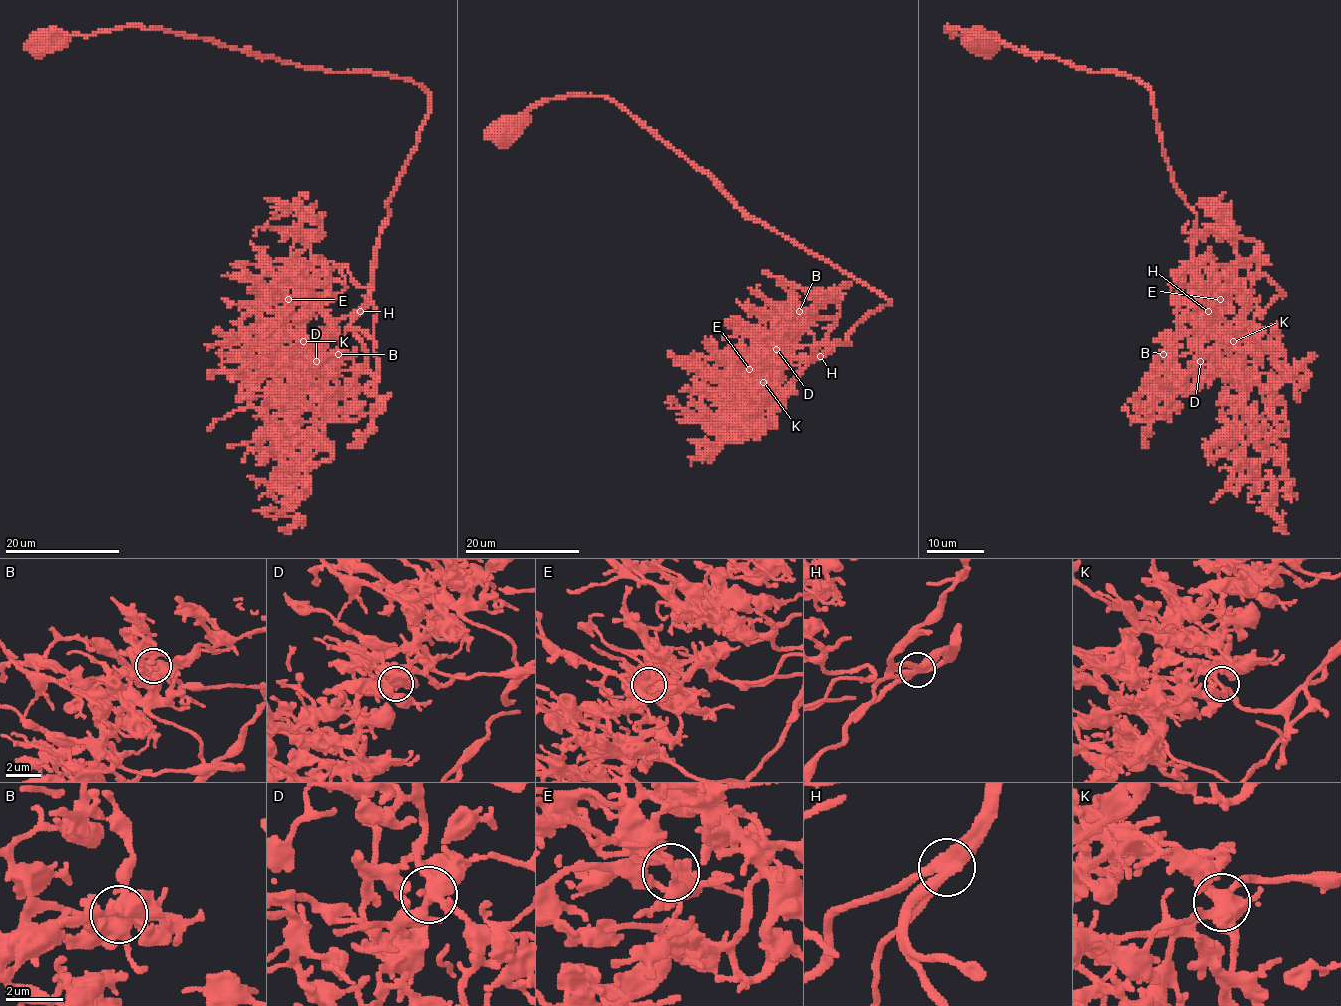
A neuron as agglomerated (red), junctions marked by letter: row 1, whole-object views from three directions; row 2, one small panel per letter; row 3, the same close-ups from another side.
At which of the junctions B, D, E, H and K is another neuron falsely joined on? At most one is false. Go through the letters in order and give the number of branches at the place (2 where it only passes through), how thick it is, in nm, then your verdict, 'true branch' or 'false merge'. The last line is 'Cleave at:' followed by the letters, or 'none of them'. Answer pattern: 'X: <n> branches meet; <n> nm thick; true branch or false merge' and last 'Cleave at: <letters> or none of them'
B: 5 branches meet; 440 nm thick; true branch
D: 4 branches meet; 360 nm thick; true branch
E: 9 branches meet; 440 nm thick; true branch
H: 4 branches meet; 400 nm thick; true branch
K: 4 branches meet; 260 nm thick; true branch
Cleave at: none of them

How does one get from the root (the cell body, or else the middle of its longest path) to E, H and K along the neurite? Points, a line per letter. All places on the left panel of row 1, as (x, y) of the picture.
E: (42, 49), (141, 26), (426, 92), (373, 279), (318, 261), (320, 281), (288, 299)
H: (42, 49), (141, 26), (422, 87), (430, 112), (390, 196), (370, 301), (360, 311)
K: (42, 49), (141, 26), (426, 92), (430, 112), (389, 200), (370, 298), (303, 341)

